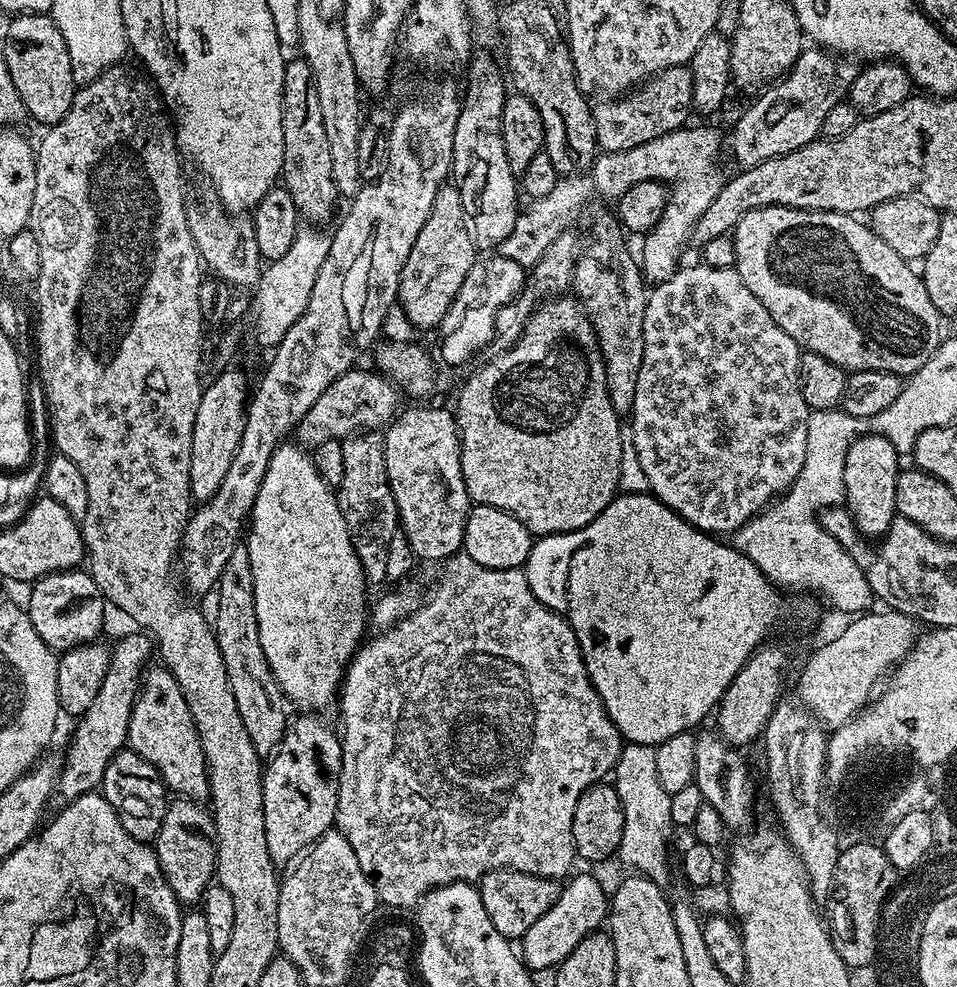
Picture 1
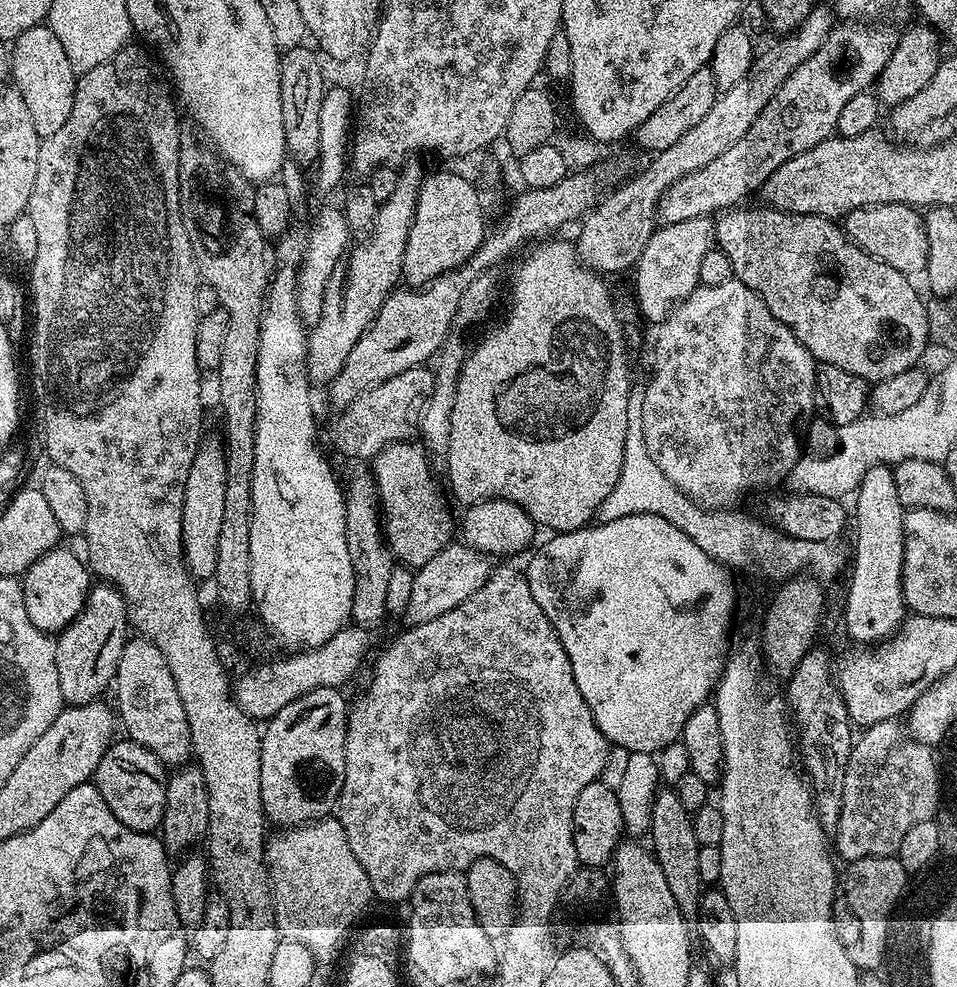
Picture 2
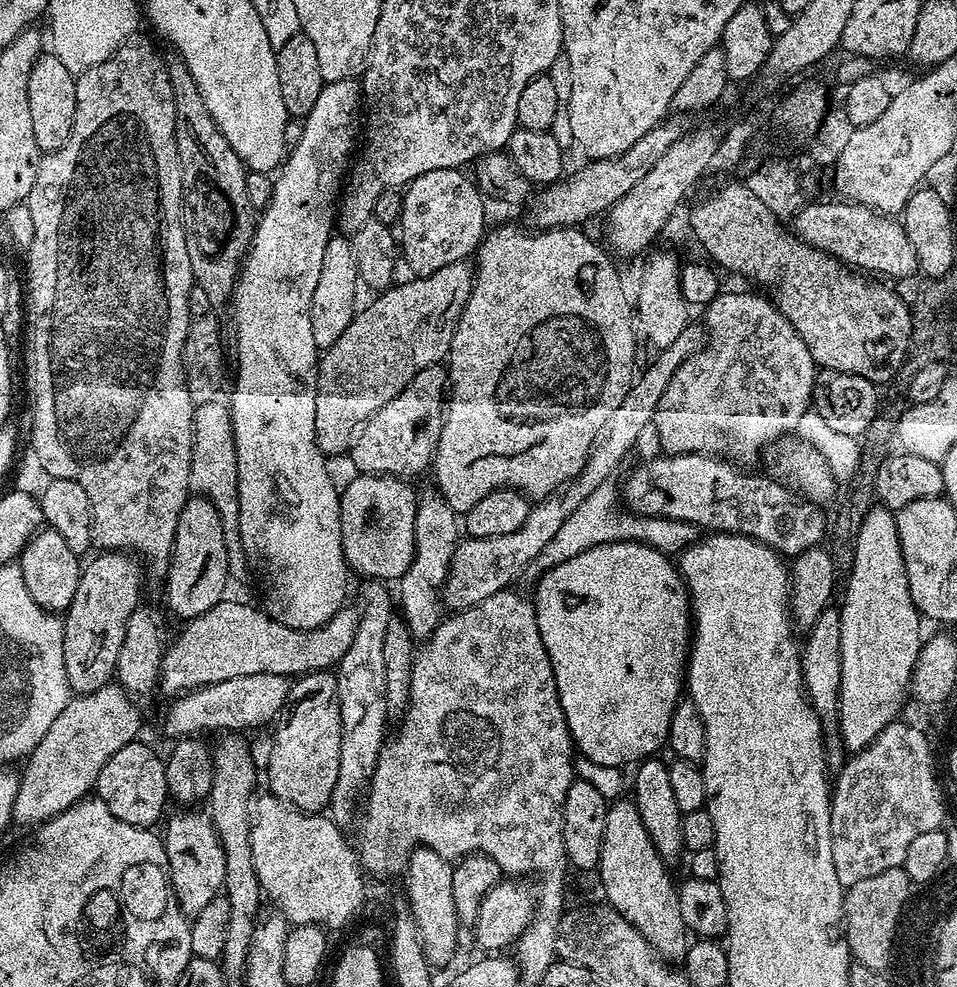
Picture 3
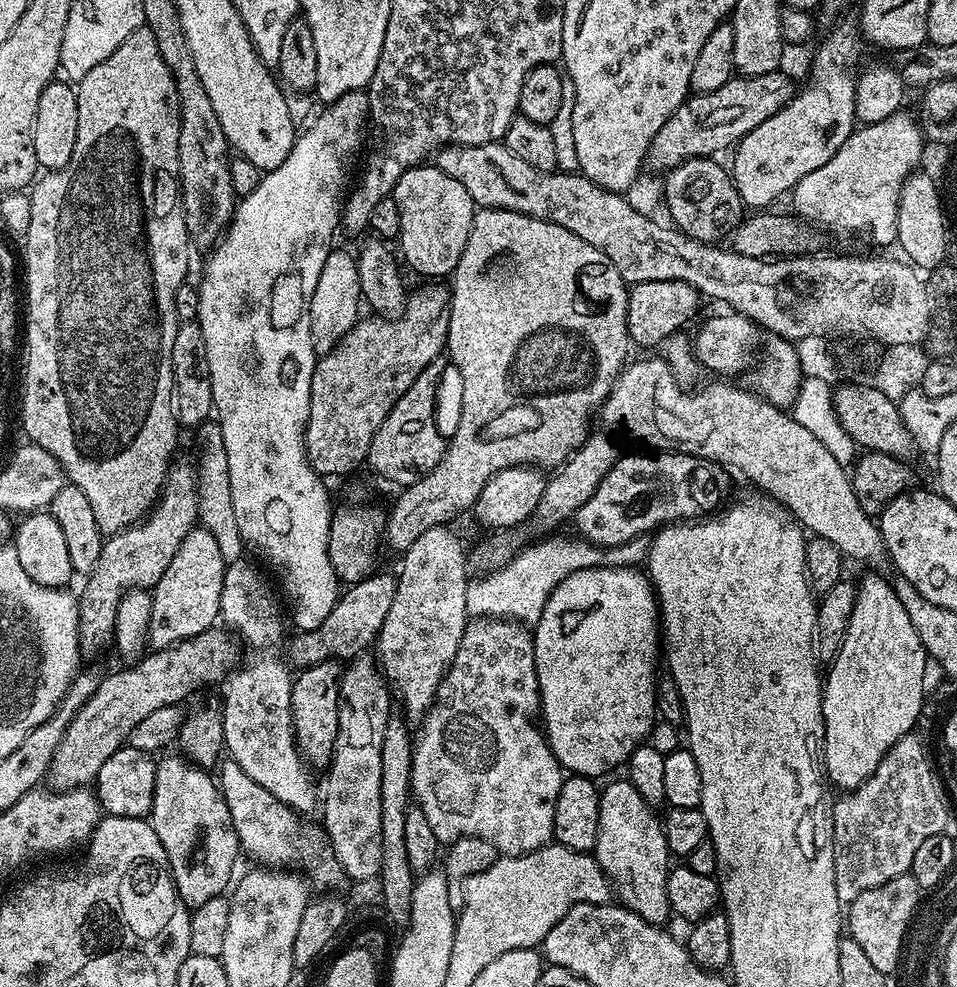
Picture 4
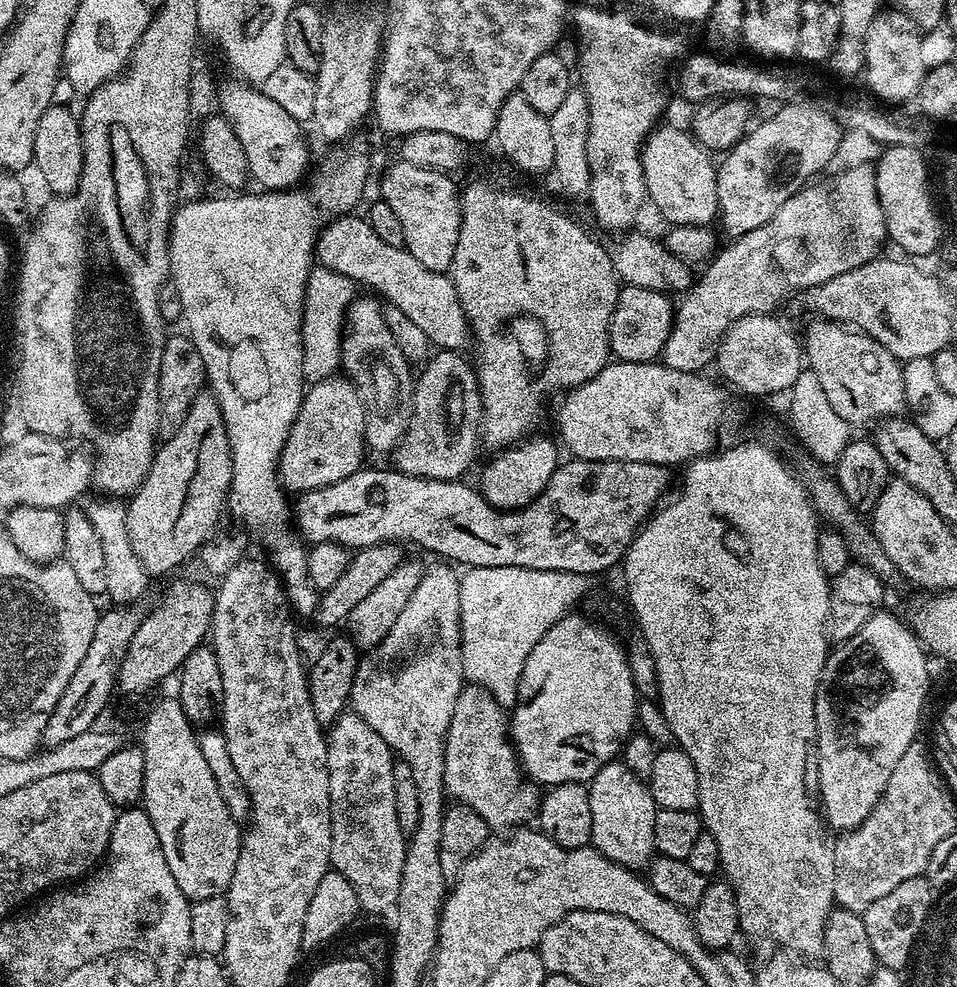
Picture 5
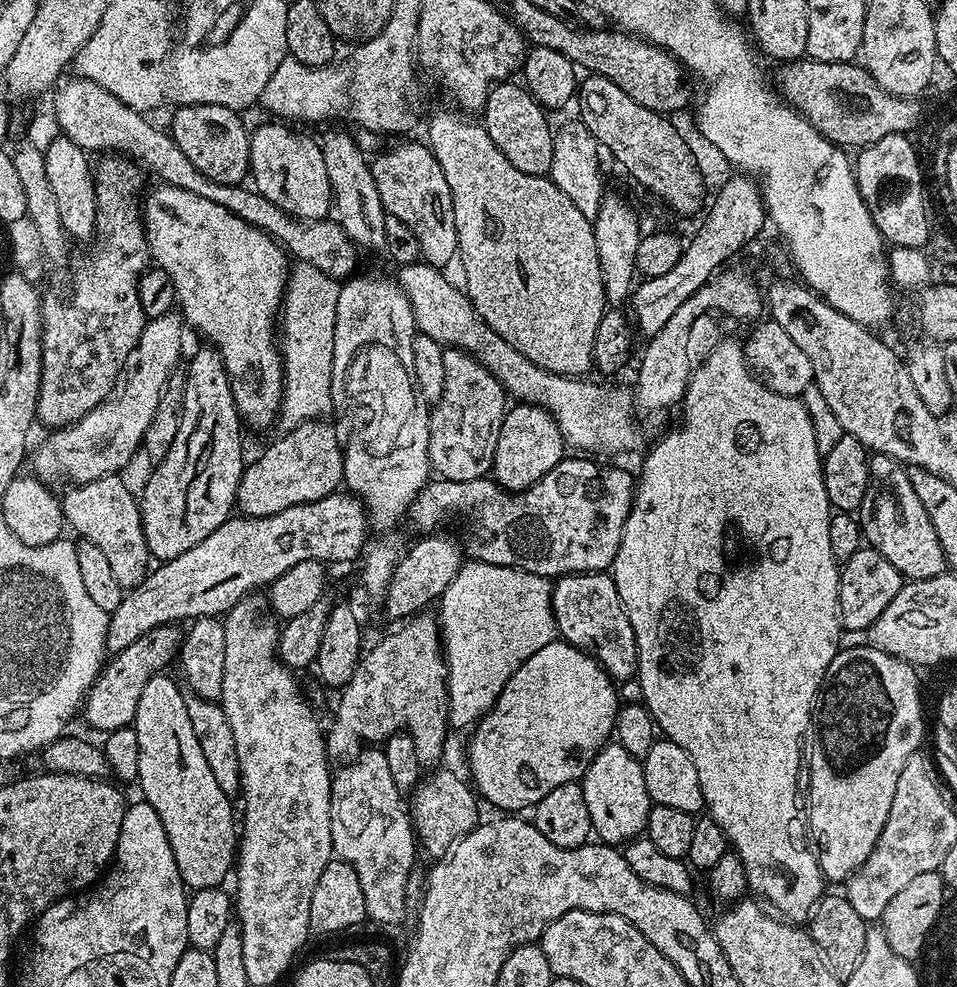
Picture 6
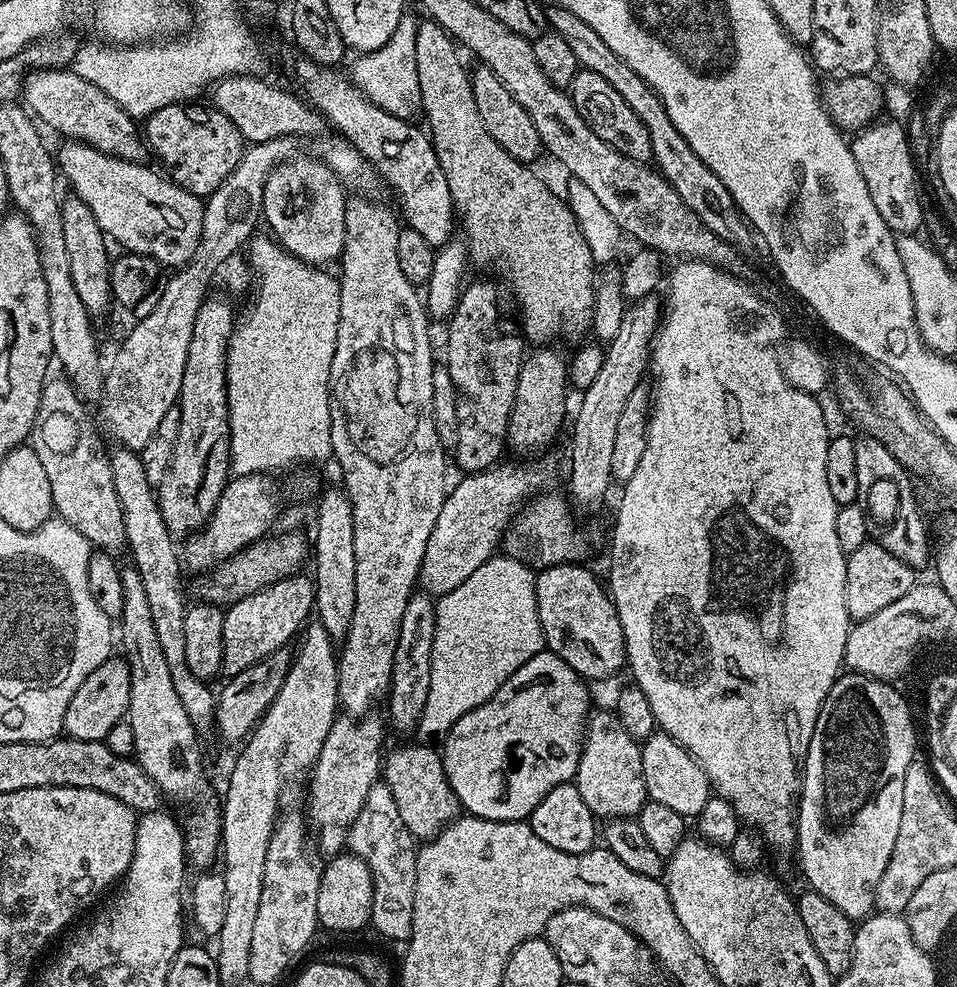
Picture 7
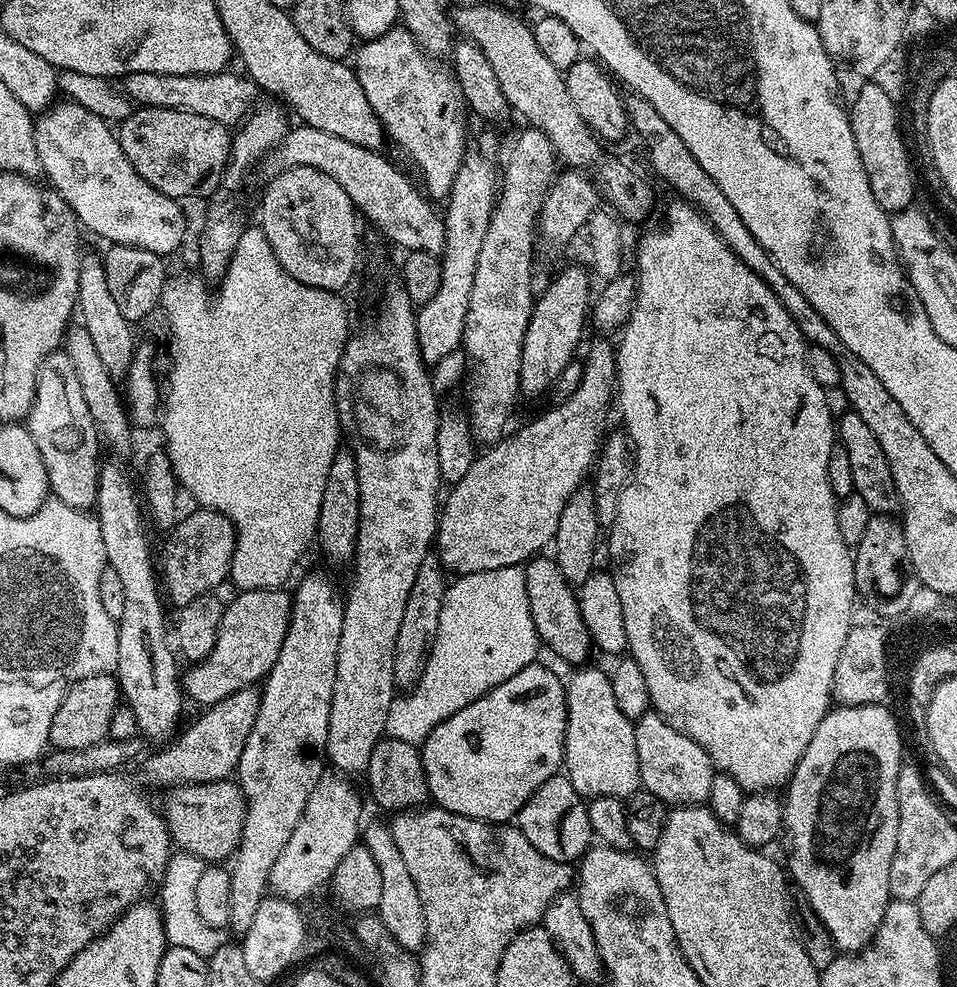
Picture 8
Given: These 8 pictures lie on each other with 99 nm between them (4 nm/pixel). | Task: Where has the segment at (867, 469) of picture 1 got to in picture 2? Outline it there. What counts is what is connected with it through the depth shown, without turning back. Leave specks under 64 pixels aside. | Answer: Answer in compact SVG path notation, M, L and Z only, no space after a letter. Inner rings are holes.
M876 464L866 470L860 486L854 493L856 499L856 557L851 557L852 581L848 584L848 601L844 604L844 628L848 636L860 646L884 642L899 629L906 619L906 605L902 594L902 562L904 561L904 503L898 498L894 474L888 464Z

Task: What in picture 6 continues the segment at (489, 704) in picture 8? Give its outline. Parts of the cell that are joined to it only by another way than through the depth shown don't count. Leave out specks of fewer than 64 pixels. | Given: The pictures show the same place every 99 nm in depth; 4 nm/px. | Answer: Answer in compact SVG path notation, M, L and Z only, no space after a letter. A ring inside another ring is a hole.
M559 638L551 640L546 646L542 646L542 650L538 650L538 654L530 654L530 658L526 658L526 662L522 662L522 666L518 670L514 670L510 682L506 682L506 686L500 697L497 698L492 711L480 717L478 723L471 729L473 732L472 741L468 744L469 773L467 772L467 775L470 777L479 799L484 802L489 800L494 807L501 808L501 813L516 814L519 813L519 808L531 809L539 800L546 798L546 794L550 794L550 790L555 790L563 784L577 783L590 766L590 762L594 762L594 758L604 749L604 745L613 739L616 716L622 707L622 700L616 697L615 687L617 688L617 685L612 677L608 675L608 671L600 665L600 661L595 656L583 652L581 648L575 648L574 645L568 644L565 640Z

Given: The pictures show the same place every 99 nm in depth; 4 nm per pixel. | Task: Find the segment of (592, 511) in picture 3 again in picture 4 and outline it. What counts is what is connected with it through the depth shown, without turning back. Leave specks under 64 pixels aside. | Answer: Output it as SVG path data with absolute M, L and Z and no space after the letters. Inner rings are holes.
M647 535L637 536L635 540L619 544L613 548L598 548L588 543L583 538L567 540L564 536L556 536L553 540L544 540L541 544L529 543L517 553L515 558L508 564L496 571L490 571L481 575L481 580L474 579L468 584L466 590L466 610L472 618L491 618L493 620L518 620L522 624L535 626L538 618L542 618L542 610L546 610L546 602L550 594L570 574L574 574L583 568L610 568L613 566L640 566L647 561L648 545L650 543Z

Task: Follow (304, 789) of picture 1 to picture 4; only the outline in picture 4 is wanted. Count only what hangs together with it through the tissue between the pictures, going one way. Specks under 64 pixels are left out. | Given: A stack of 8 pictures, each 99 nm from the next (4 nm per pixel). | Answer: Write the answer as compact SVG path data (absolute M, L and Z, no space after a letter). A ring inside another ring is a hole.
M327 660L303 669L292 682L292 721L296 744L300 747L301 756L313 769L324 770L332 763L338 738L341 675L341 665L335 660Z

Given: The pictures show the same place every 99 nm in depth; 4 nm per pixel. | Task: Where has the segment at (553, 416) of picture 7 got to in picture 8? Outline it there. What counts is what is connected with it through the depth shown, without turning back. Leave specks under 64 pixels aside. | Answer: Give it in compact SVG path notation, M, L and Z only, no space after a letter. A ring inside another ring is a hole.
M572 264L564 268L548 284L544 293L535 297L532 317L522 342L522 362L520 363L520 390L526 397L540 396L549 391L552 381L566 370L566 366L577 355L580 331L590 316L590 292L588 296L587 267Z

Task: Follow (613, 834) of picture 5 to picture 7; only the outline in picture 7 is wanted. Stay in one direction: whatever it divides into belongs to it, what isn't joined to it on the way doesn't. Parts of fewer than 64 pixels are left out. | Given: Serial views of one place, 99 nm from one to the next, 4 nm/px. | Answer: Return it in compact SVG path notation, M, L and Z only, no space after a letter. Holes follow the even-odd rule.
M593 711L589 715L574 783L578 794L582 794L582 802L586 802L586 806L590 806L593 816L601 821L639 817L642 806L648 803L648 791L646 790L646 778L642 774L640 749L641 745L634 738L630 738L630 734L626 734L626 730L622 727L622 722L618 722L615 711Z

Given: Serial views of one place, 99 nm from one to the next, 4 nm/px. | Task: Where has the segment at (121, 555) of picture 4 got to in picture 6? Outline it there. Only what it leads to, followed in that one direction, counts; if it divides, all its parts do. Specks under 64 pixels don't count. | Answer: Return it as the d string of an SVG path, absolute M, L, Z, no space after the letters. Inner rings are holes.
M203 347L193 354L188 372L183 373L182 426L178 426L178 435L175 436L166 458L159 460L153 467L156 469L149 474L148 481L144 484L144 493L141 491L138 496L146 546L149 553L155 559L157 556L157 561L160 562L178 558L178 554L186 554L190 546L198 546L198 542L202 542L206 534L214 534L214 530L218 530L222 522L230 519L236 508L236 491L246 467L244 444L240 441L242 421L234 402L228 371L215 348Z

